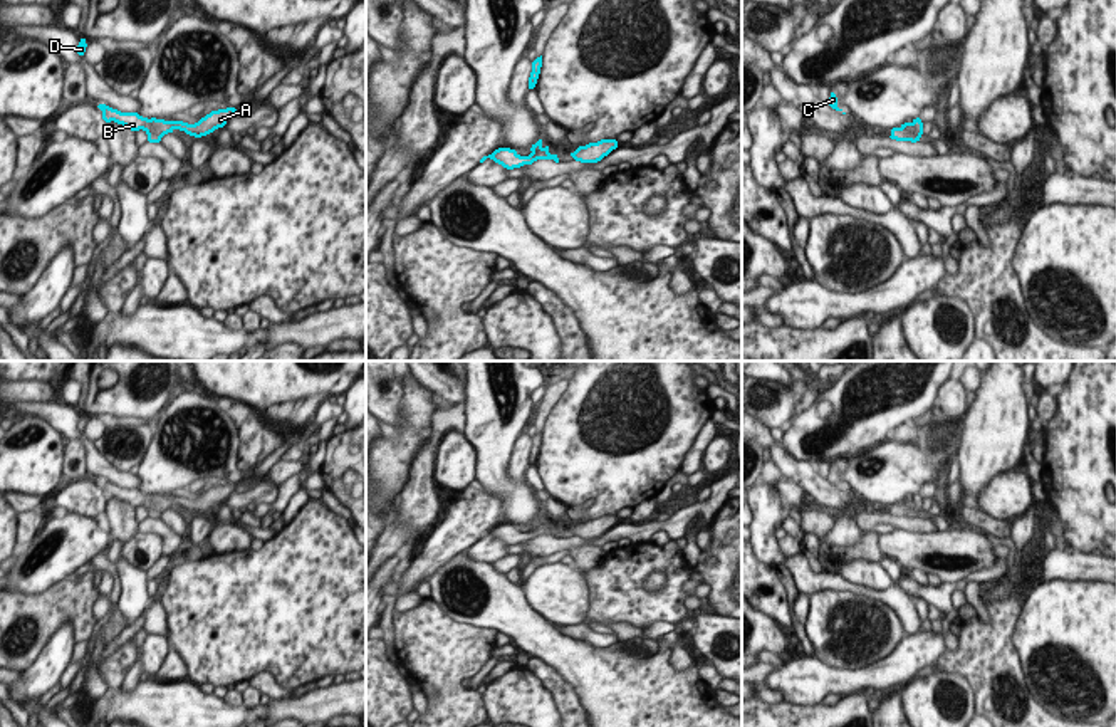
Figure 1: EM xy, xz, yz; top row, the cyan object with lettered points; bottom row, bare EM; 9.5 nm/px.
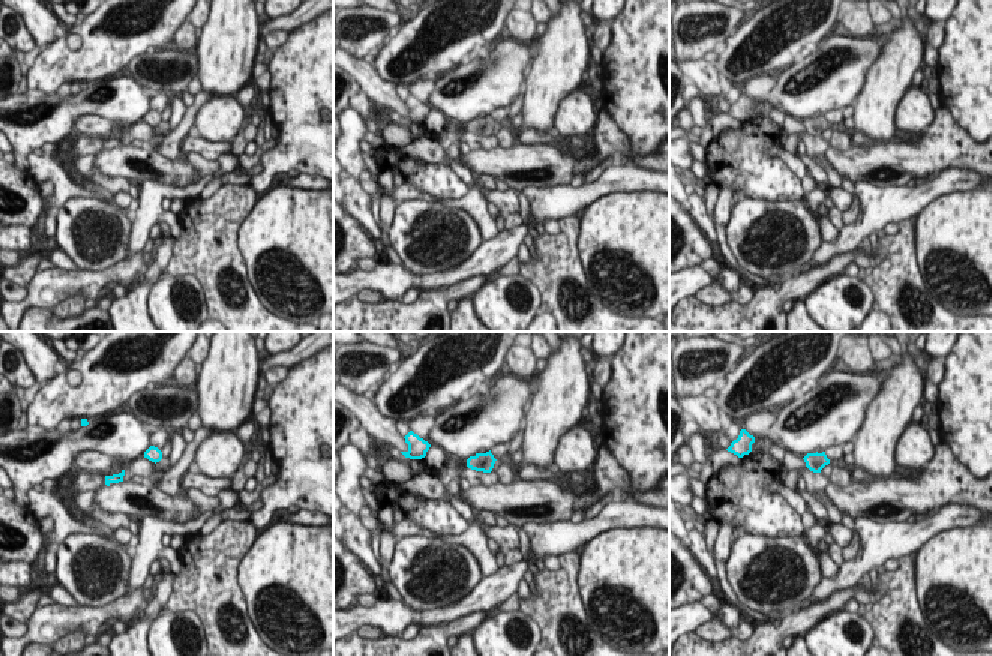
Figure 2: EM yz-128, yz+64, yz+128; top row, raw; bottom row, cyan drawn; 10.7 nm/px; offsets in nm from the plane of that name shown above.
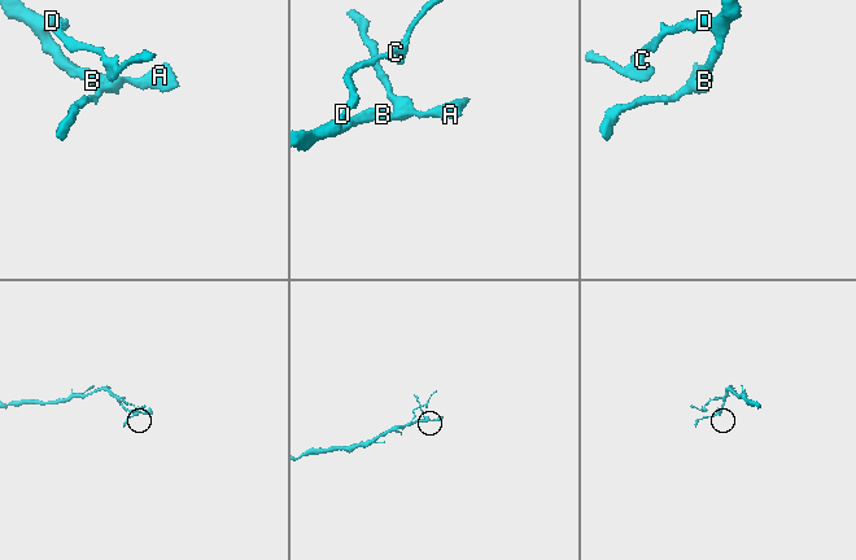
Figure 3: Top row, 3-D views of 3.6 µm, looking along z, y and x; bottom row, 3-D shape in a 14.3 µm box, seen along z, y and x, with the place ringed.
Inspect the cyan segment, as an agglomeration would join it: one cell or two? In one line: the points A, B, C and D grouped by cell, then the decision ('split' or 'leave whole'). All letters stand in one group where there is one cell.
A B C D | leave whole

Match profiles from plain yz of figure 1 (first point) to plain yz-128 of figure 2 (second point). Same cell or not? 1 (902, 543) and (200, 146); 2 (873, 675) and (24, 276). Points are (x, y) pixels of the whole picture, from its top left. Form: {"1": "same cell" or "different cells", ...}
{"1": "different cells", "2": "different cells"}

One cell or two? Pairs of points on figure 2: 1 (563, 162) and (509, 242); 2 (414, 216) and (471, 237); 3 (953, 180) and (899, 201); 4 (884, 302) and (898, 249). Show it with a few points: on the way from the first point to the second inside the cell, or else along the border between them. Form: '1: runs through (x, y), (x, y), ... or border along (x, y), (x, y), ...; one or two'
1: border along (569, 183), (523, 188); two
2: runs through (428, 221), (443, 221), (458, 236); one
3: runs through (940, 185), (913, 200); one
4: runs through (898, 288), (898, 263); one

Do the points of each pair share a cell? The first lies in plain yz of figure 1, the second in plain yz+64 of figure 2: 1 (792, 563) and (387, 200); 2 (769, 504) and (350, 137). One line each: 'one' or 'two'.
1: two
2: one

